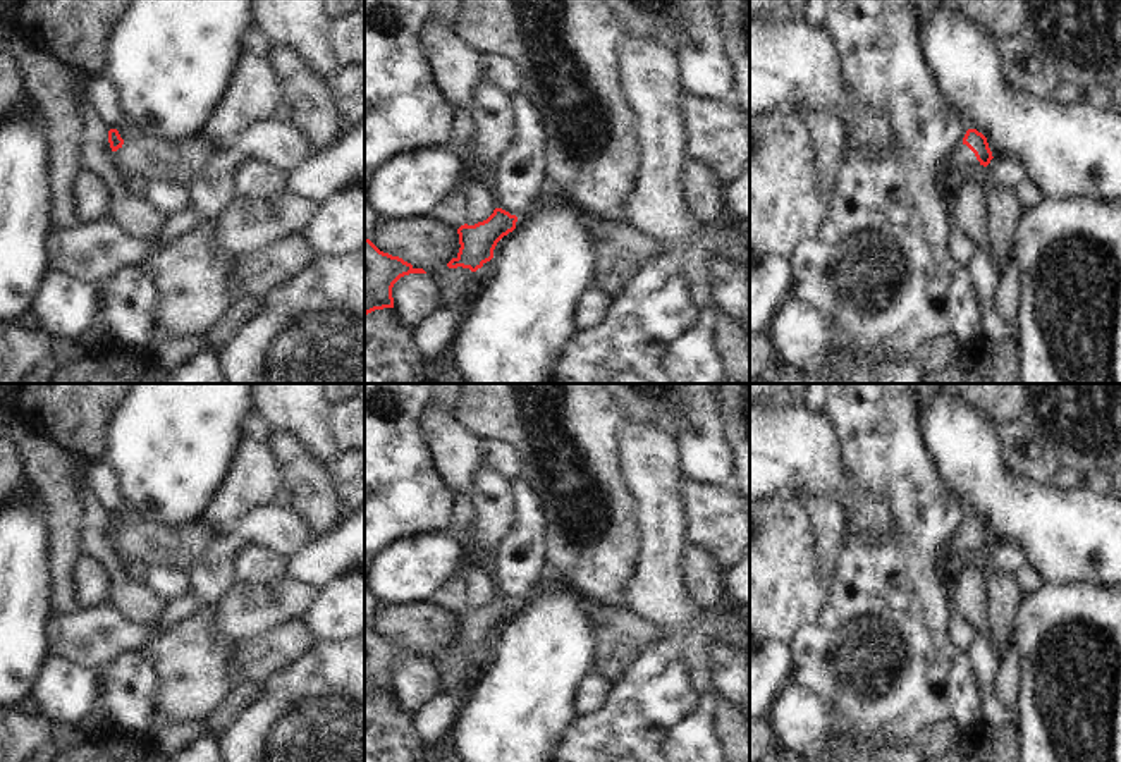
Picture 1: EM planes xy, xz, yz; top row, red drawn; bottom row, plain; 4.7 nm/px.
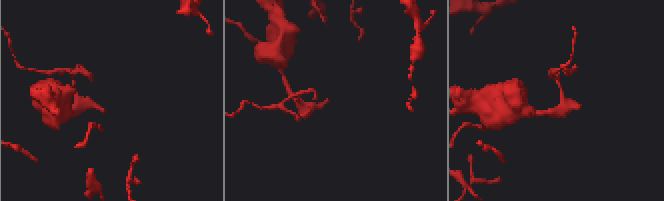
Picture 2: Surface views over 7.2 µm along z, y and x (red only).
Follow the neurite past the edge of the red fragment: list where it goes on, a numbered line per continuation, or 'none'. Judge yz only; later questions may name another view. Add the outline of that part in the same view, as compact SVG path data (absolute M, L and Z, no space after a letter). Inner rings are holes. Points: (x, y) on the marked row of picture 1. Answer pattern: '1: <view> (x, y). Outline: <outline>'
1: yz (963, 159). Outline: M966 144L958 146L949 157L949 162L954 169L966 174L980 174L985 169Z

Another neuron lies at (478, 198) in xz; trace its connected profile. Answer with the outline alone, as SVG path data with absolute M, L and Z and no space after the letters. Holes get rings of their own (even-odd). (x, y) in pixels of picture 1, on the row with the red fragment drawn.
M466 177L462 181L462 196L466 203L464 224L475 225L487 220L497 208L493 193L478 177Z

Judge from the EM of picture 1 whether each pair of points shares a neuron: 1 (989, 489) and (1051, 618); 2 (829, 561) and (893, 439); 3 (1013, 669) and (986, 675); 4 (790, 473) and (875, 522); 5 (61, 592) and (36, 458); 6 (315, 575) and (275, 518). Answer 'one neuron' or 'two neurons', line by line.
1: two neurons
2: two neurons
3: two neurons
4: one neuron
5: one neuron
6: two neurons

